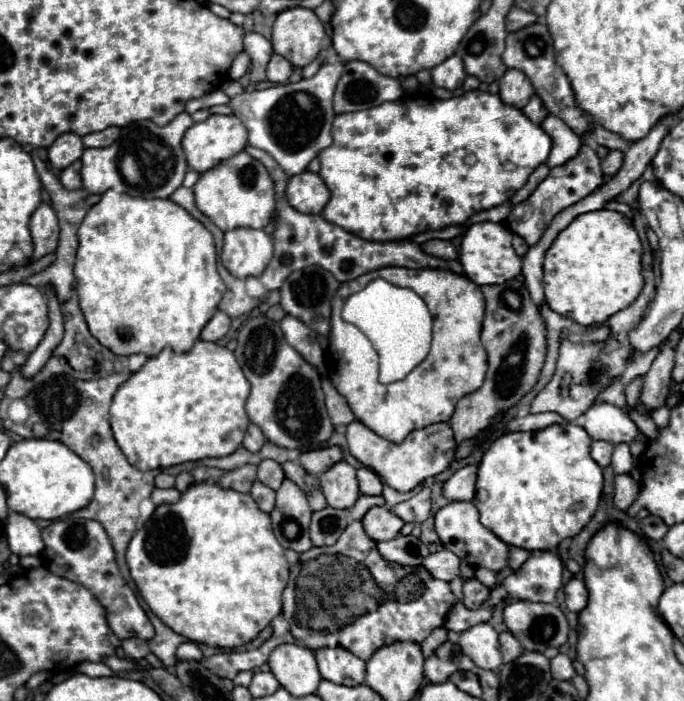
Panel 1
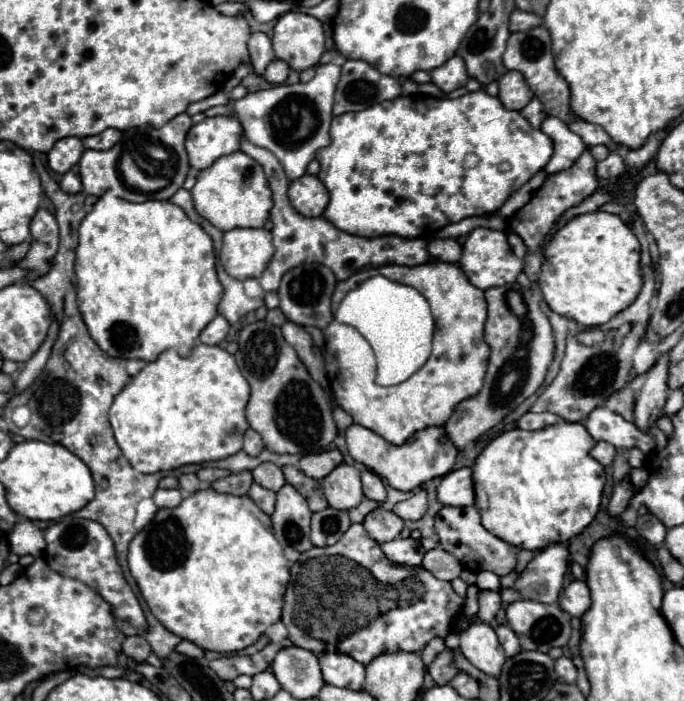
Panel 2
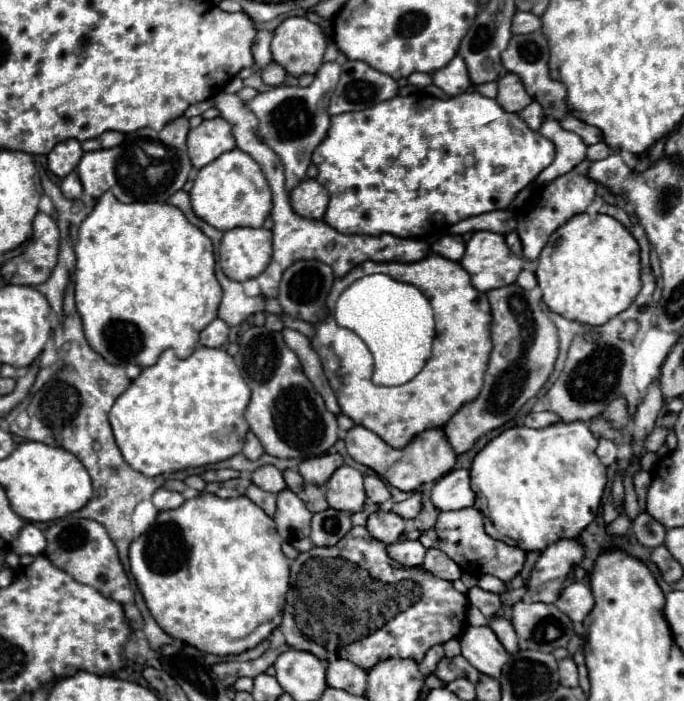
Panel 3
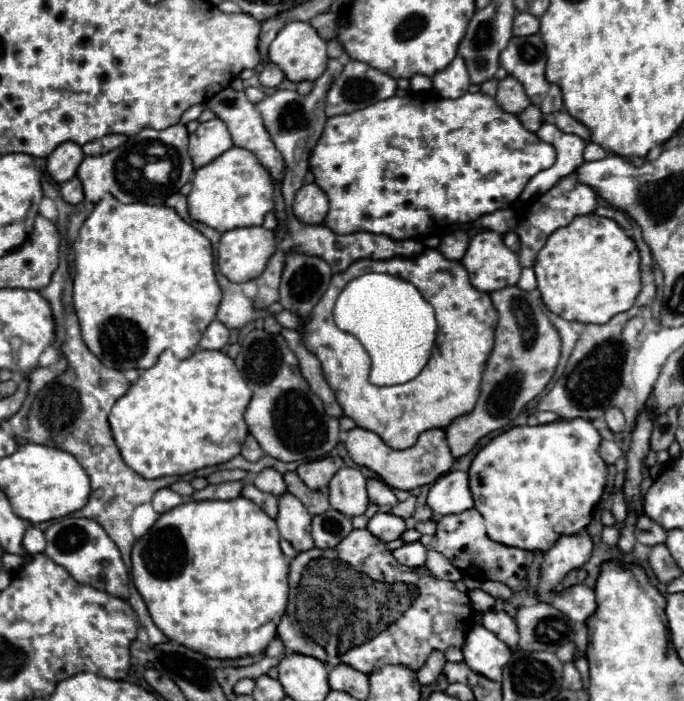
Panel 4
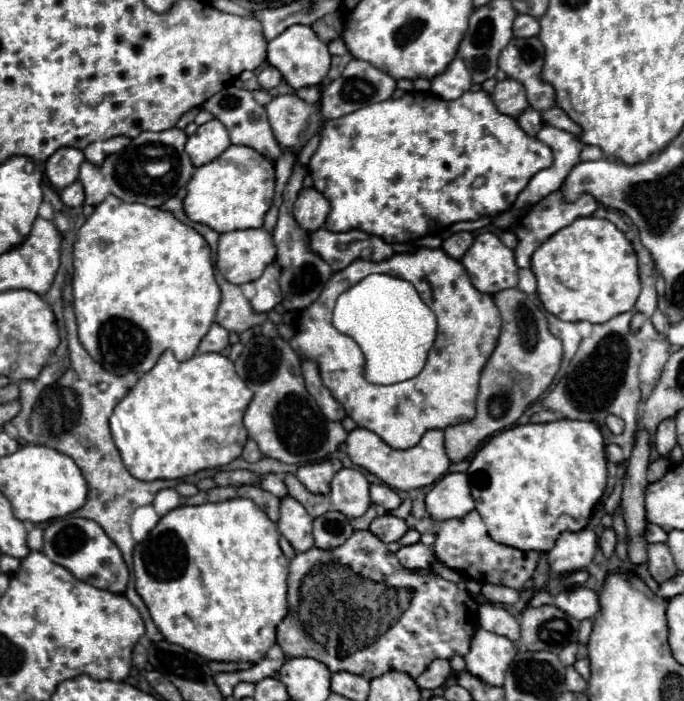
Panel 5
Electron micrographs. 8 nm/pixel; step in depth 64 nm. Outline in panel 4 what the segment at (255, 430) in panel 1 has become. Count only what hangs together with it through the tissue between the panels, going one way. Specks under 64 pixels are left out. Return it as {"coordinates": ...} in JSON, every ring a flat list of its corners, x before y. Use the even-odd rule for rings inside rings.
{"coordinates":[[248,434,246,436,246,442,242,444,242,456,250,462,256,462,260,456,262,456,262,450,260,450,260,444]]}

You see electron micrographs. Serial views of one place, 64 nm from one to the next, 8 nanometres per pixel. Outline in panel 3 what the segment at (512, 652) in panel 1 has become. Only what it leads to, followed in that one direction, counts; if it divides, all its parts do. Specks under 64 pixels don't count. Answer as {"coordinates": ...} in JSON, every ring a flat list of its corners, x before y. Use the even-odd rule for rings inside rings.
{"coordinates":[[494,616,492,620,488,620,488,628,494,630,494,634,502,642,502,646,508,650,508,654,516,654,516,650,518,650,518,638,516,638,516,632,514,632,514,626,512,626,510,620]]}

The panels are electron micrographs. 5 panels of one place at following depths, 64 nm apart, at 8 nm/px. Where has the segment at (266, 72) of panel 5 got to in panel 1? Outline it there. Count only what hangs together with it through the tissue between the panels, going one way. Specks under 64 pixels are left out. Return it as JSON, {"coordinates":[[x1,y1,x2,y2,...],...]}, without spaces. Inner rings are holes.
{"coordinates":[[274,54,274,56,270,58,270,62,268,62,268,68,266,68,266,78,268,78,270,82,284,84,284,82,288,82,290,74,292,74,292,64,290,64,284,56]]}

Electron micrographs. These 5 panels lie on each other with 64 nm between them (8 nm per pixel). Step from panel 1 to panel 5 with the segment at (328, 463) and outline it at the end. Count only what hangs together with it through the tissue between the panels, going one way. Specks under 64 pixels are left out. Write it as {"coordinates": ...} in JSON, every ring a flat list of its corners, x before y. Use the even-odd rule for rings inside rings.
{"coordinates":[[324,460,300,466,296,476,312,494,330,494,330,482,340,468,340,460]]}

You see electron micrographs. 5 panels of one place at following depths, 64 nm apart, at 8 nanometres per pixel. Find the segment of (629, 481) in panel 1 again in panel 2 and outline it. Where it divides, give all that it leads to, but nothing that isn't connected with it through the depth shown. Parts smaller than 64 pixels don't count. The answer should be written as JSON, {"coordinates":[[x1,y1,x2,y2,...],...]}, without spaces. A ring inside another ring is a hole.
{"coordinates":[[620,482,618,486,614,486,614,494,612,494,610,504,608,504,608,514,614,518,620,516,628,508,628,502,632,496,634,496,634,488,630,484]]}

